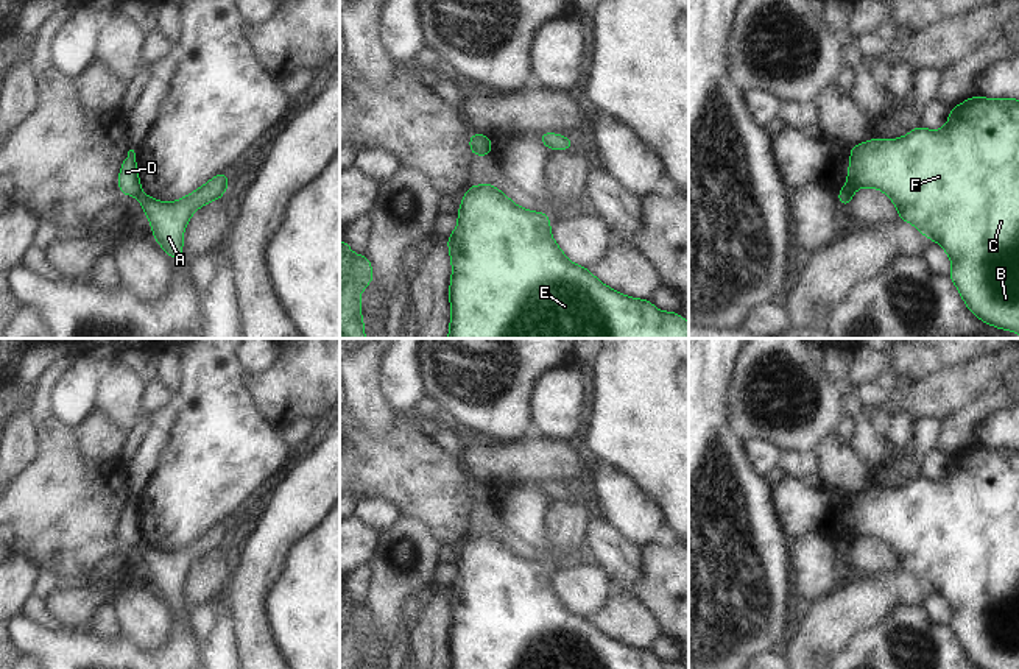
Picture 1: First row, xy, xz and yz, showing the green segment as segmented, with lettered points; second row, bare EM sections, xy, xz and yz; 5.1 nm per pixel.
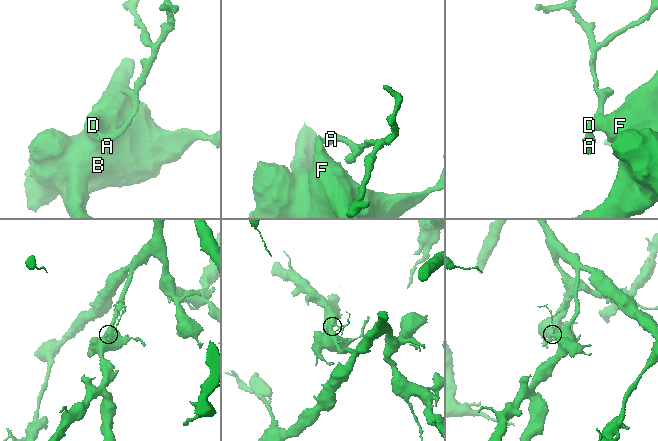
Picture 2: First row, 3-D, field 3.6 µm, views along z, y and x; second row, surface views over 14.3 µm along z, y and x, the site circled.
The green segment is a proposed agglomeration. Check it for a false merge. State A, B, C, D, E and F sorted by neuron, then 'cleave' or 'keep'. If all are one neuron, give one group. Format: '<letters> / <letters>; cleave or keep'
A / B C D E F; cleave

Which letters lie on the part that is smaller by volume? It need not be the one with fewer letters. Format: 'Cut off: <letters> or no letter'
Cut off: A

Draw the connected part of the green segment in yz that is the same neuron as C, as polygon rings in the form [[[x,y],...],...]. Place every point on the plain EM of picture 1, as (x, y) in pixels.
[[[972,444],[949,460],[947,474],[938,480],[916,476],[905,487],[891,490],[869,488],[857,496],[849,496],[849,504],[848,532],[840,541],[852,544],[860,536],[874,536],[887,543],[899,561],[899,569],[915,574],[922,585],[940,593],[947,602],[952,610],[949,627],[958,638],[966,657],[978,669],[1019,669],[1019,449]]]

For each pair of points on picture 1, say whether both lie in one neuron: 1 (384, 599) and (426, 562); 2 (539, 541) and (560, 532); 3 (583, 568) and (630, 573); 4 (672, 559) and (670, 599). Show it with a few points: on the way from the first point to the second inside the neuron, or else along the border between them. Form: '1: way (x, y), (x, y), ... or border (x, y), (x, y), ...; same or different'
1: way (394, 588), (415, 573); same
2: border (550, 502), (546, 512), (546, 559); different
3: border (586, 557), (609, 576); different
4: way (672, 568), (672, 590); same

